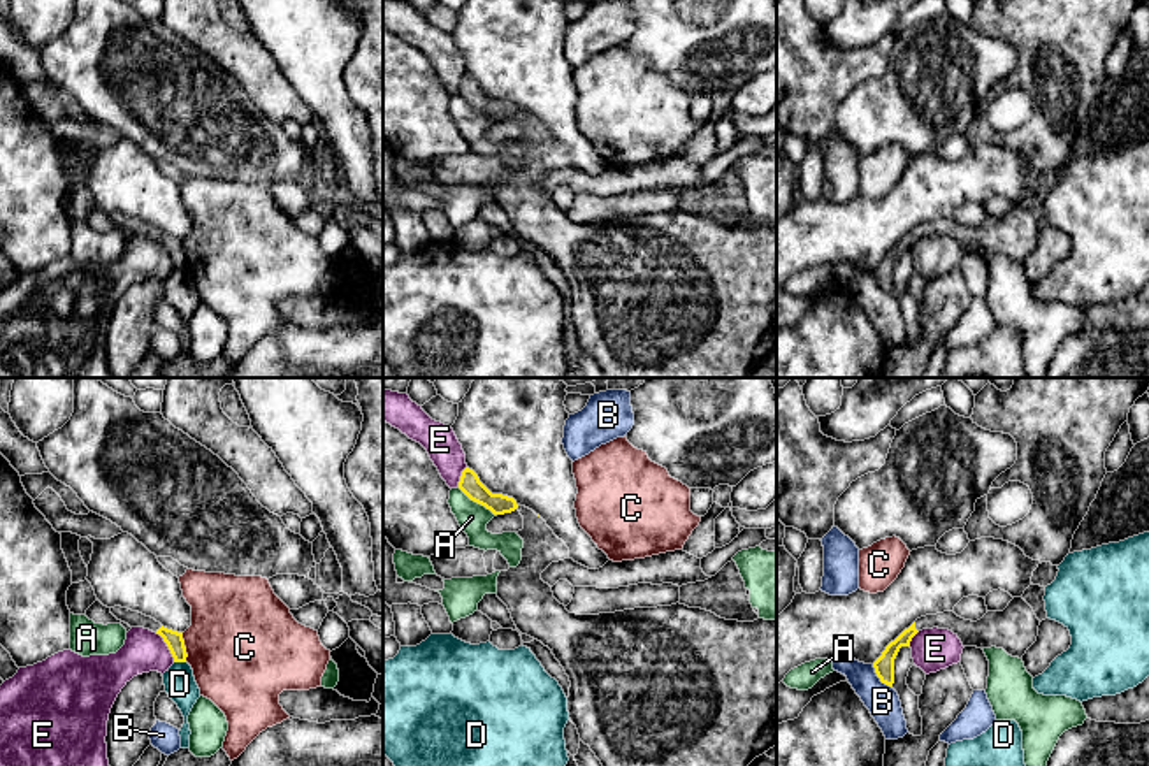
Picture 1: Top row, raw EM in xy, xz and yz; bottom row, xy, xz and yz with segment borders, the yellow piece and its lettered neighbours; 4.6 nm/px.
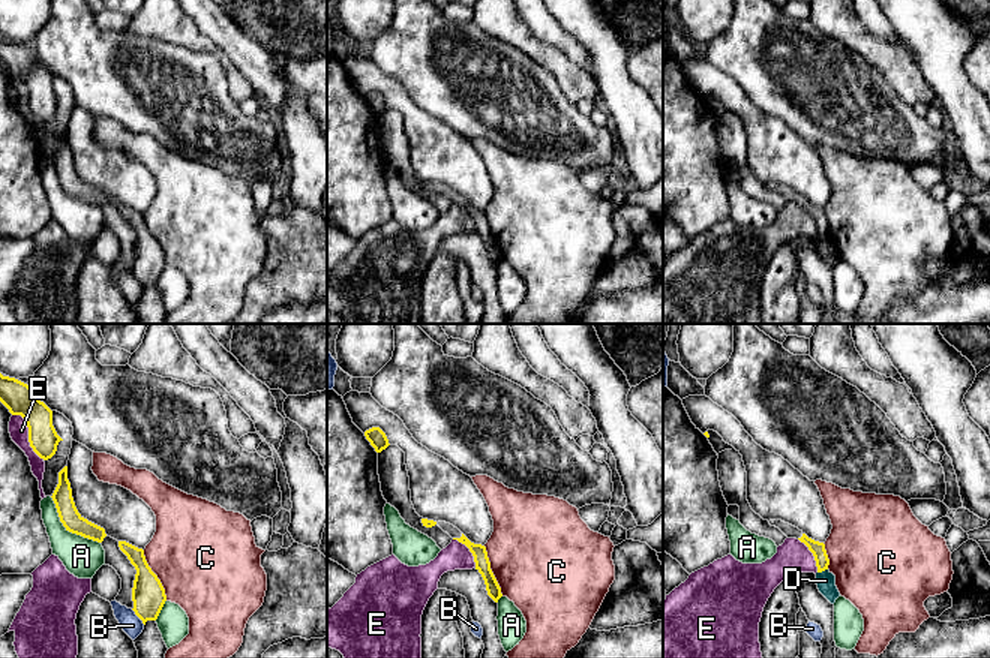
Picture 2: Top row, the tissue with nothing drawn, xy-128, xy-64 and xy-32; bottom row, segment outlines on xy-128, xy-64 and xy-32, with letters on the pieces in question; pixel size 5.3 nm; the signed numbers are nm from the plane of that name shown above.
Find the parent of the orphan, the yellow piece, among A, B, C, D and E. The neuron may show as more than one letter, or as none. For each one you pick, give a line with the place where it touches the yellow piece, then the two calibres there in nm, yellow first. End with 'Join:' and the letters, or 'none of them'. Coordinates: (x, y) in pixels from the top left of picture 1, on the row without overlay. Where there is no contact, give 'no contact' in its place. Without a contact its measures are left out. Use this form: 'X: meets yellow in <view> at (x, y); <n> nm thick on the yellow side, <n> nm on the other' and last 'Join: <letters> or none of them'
Join: none of them

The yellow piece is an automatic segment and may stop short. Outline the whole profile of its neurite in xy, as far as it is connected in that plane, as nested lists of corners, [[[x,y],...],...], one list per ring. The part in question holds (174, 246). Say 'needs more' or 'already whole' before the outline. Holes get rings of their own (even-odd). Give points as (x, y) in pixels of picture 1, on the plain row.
needs more; [[[114,213],[114,214],[111,214],[111,220],[118,227],[128,230],[130,234],[144,234],[144,235],[149,235],[149,237],[160,241],[163,244],[163,248],[167,249],[167,253],[174,264],[174,269],[186,269],[188,260],[186,260],[183,239],[167,235],[155,225],[146,223],[139,218],[132,218],[128,214]]]

